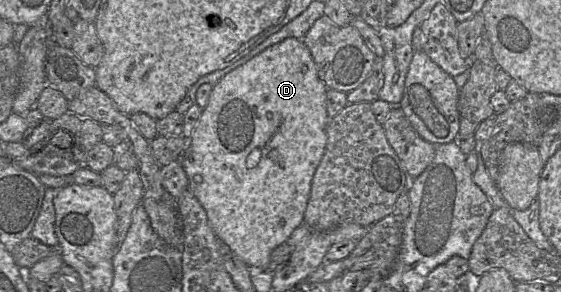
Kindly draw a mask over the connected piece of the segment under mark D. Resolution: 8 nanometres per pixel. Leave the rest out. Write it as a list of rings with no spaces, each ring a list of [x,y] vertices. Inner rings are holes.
[[[294,37],[286,38],[227,73],[213,86],[208,104],[203,109],[191,138],[187,142],[187,148],[181,155],[182,167],[188,176],[189,189],[204,208],[215,235],[254,271],[270,270],[272,251],[285,243],[292,232],[304,223],[312,180],[325,153],[328,140],[329,117],[326,109],[326,92],[327,87],[318,76],[310,50],[301,40]]]

